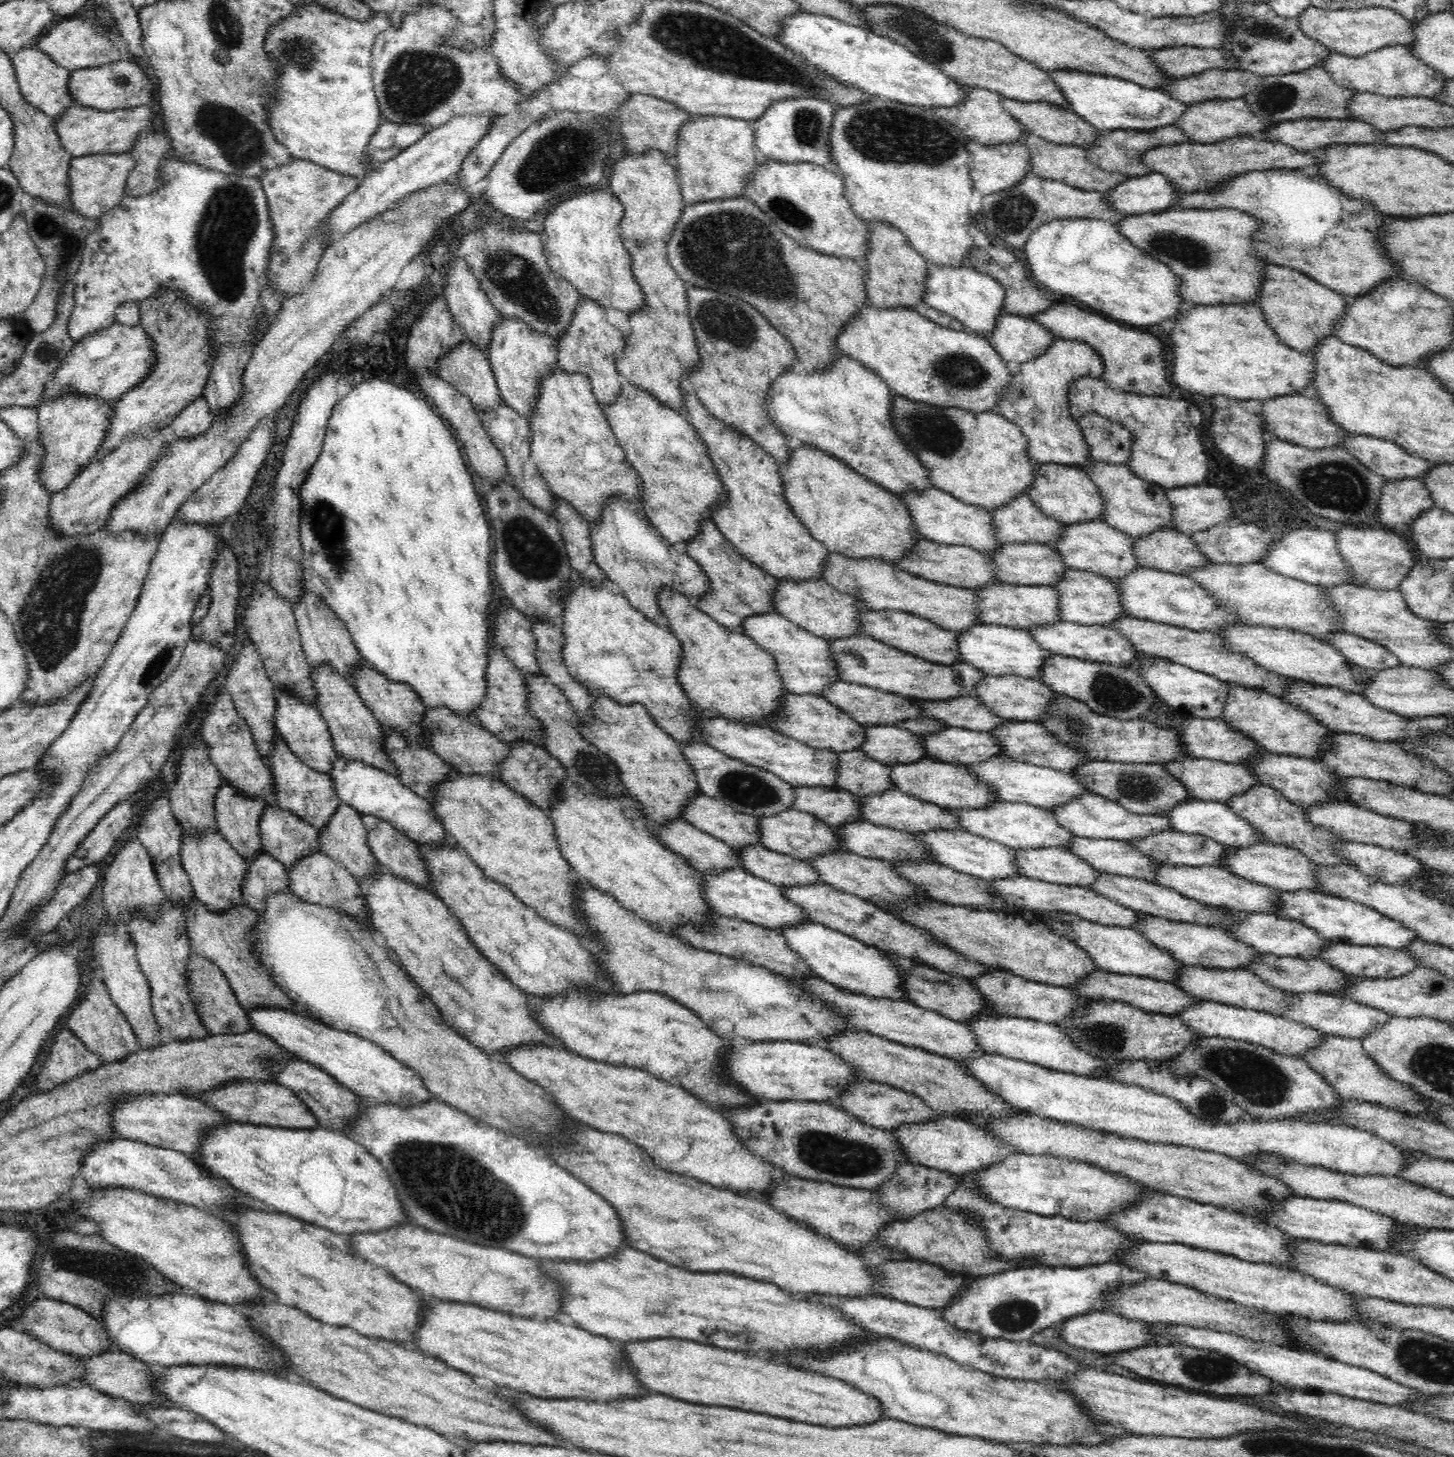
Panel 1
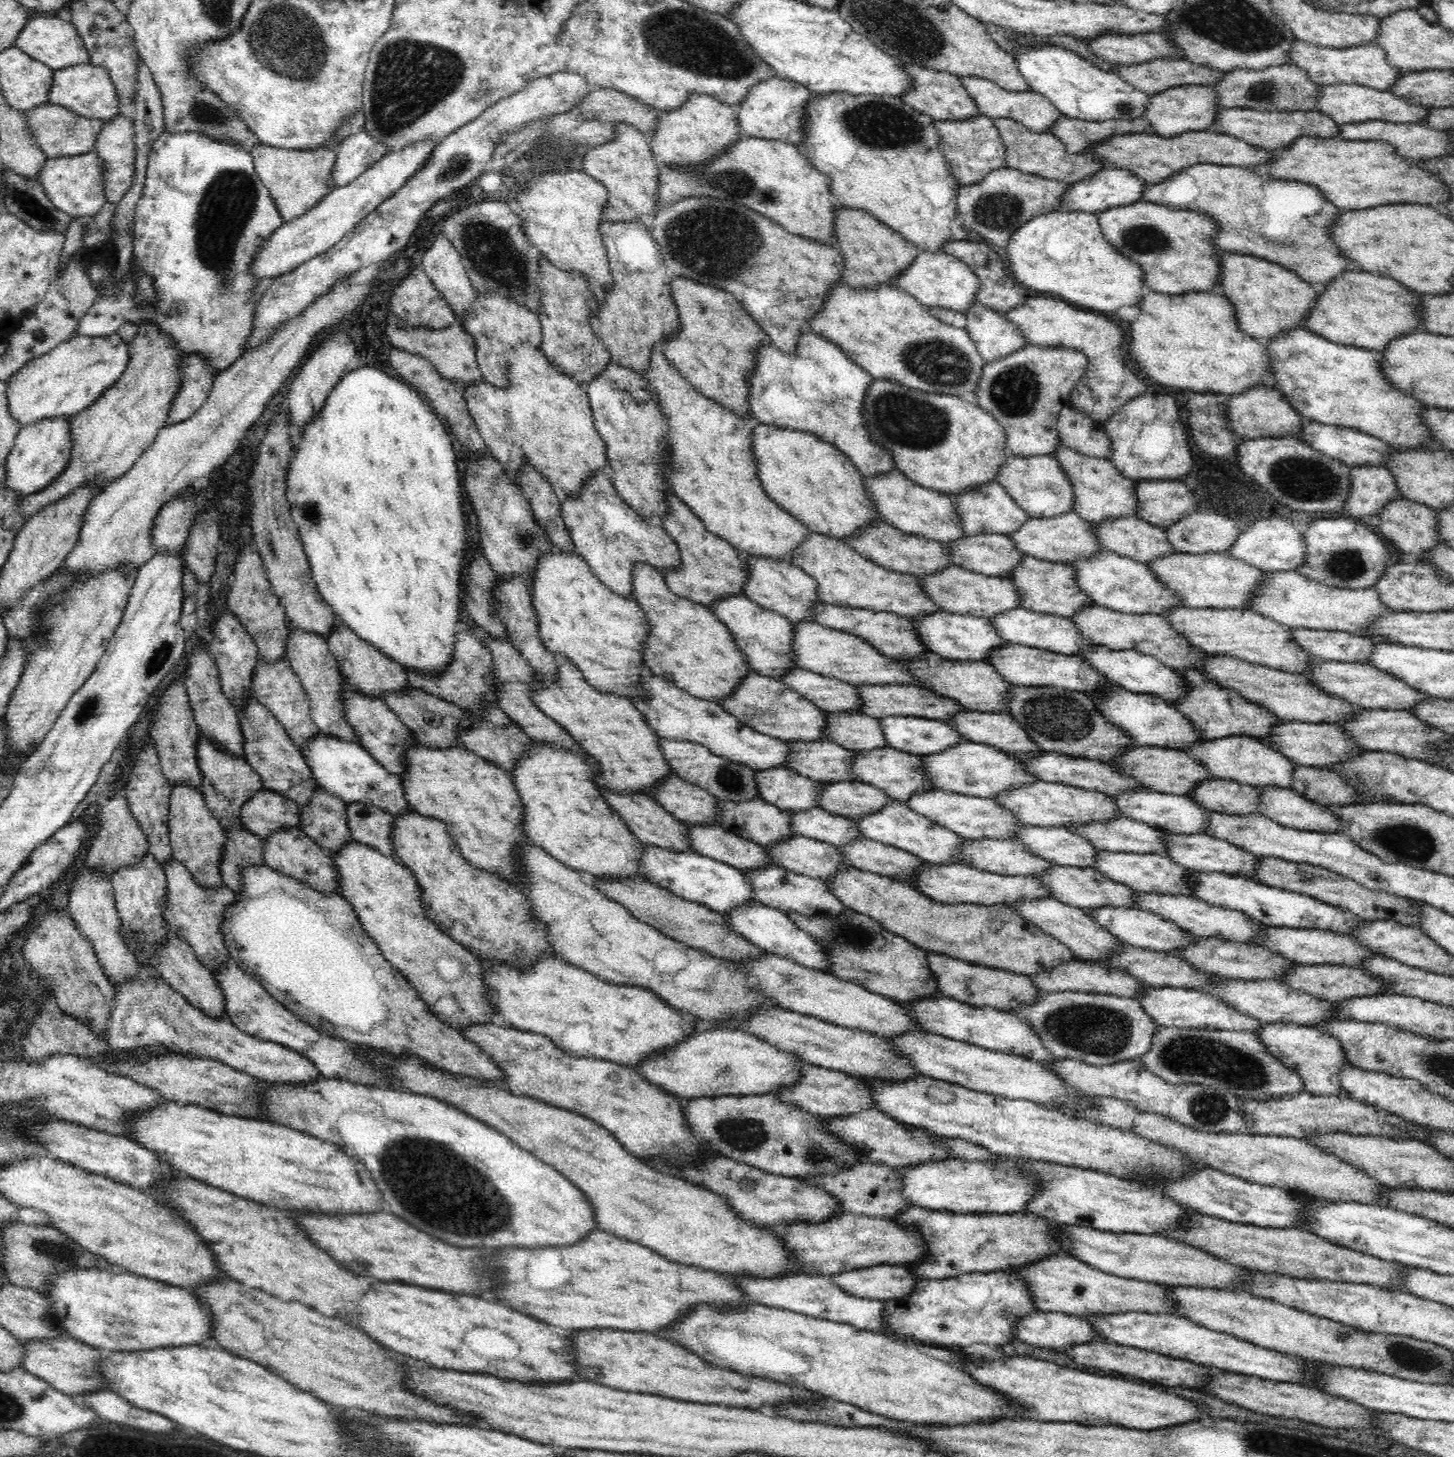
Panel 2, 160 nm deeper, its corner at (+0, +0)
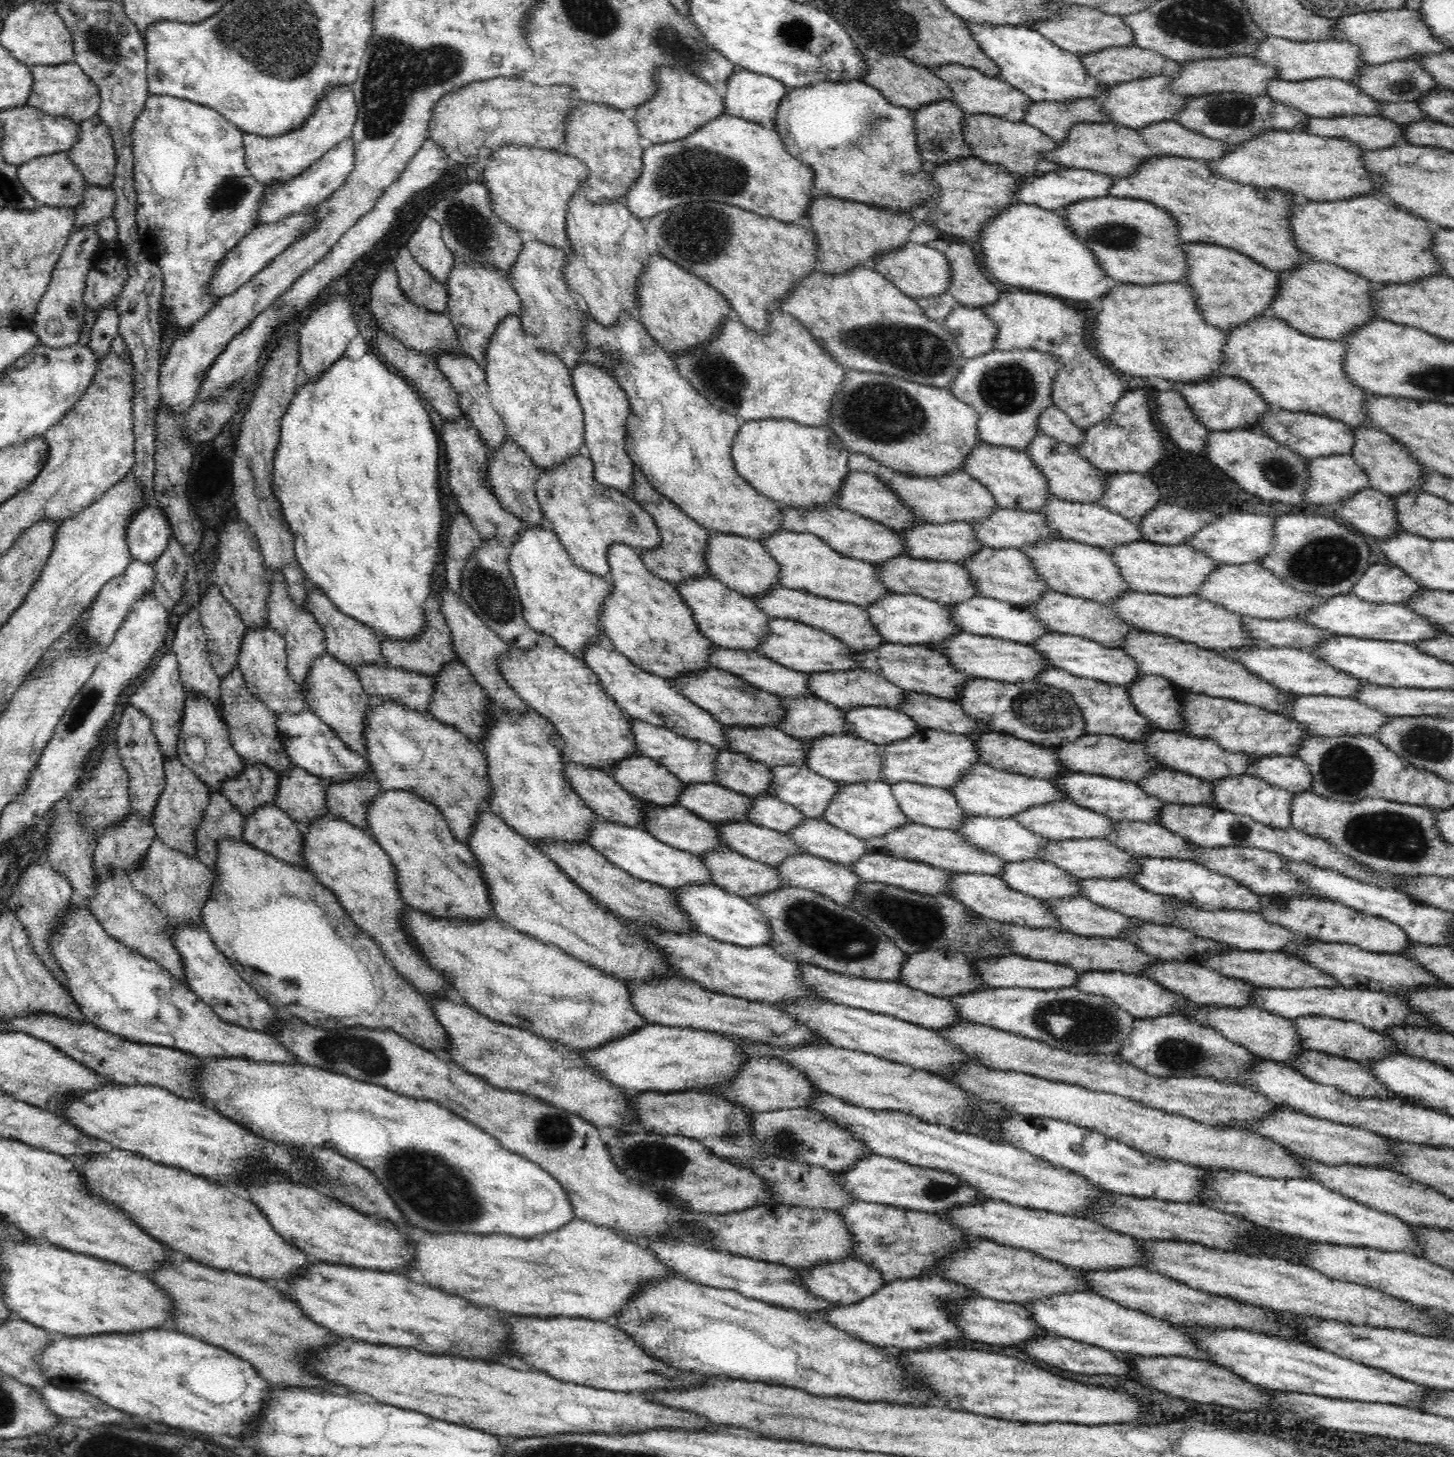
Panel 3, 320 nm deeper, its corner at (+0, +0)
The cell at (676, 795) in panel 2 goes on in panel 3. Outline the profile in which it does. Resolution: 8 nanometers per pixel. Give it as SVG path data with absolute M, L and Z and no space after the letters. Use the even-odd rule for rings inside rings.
M632 755L619 760L608 773L631 795L663 807L678 805L679 794L685 787L685 783L676 778L665 766L657 763L653 758L642 755Z

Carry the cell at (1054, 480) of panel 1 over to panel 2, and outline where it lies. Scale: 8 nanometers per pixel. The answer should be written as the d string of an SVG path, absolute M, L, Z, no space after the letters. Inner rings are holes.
M1010 455L1001 466L996 480L1030 517L1052 518L1074 508L1074 491L1071 482L1051 455L1021 457Z

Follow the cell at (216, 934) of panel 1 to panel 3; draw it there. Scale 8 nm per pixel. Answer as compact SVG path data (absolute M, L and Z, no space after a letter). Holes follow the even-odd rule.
M156 836L153 844L150 844L144 864L138 870L128 872L127 876L138 892L158 906L171 926L192 923L205 928L201 922L202 908L206 906L206 902L210 902L207 898L214 885L214 872L209 866L202 864L197 858L189 858L186 854L173 850Z

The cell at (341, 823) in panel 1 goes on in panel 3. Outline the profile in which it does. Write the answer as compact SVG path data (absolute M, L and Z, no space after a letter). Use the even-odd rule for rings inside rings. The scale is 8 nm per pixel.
M294 765L287 773L279 774L278 786L275 805L299 825L330 815L324 780L319 776Z

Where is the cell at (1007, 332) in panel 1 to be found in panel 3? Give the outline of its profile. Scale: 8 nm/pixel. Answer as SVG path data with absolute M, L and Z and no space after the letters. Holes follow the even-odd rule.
M961 304L954 307L941 324L953 335L966 359L980 357L993 350L998 327L984 314L981 307Z

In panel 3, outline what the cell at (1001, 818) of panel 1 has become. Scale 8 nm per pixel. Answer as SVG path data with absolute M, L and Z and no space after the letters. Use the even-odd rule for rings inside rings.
M897 782L891 785L892 794L898 801L903 815L912 822L920 823L937 829L956 830L966 817L974 814L966 814L955 800L954 795L947 789L935 786L921 785L917 782Z

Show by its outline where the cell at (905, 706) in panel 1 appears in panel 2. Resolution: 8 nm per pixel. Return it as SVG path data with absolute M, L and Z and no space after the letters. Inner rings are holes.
M796 667L780 680L826 713L861 713L856 685Z

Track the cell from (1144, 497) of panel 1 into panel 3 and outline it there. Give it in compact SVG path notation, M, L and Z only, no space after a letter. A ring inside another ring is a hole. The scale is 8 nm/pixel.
M1040 432L1034 436L1034 442L1025 448L1025 451L1033 458L1034 464L1048 479L1049 491L1053 496L1067 502L1080 502L1082 504L1097 504L1104 500L1105 471L1090 464L1076 449L1066 442L1060 442Z

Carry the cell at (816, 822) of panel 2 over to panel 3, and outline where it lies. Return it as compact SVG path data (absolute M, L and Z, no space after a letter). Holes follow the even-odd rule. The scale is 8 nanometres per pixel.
M758 795L749 799L747 815L755 825L787 833L806 818L805 814L772 795Z

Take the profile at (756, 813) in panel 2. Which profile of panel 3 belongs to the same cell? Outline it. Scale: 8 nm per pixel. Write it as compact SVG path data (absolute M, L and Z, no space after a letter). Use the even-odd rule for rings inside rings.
M685 783L677 804L711 823L748 822L749 796L718 783Z

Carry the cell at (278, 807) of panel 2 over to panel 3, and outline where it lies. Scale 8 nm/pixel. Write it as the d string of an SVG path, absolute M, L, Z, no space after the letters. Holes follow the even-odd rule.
M244 762L243 765L243 771L237 777L226 779L219 792L228 797L245 818L264 803L275 805L279 776L264 763L254 766Z

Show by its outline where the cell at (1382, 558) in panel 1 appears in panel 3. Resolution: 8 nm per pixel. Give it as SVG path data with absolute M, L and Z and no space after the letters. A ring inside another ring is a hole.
M1280 514L1273 520L1273 540L1271 551L1259 560L1259 564L1280 577L1286 584L1306 594L1320 594L1333 597L1337 594L1350 593L1355 582L1370 566L1370 546L1364 539L1352 533L1337 518L1327 518L1318 514Z

